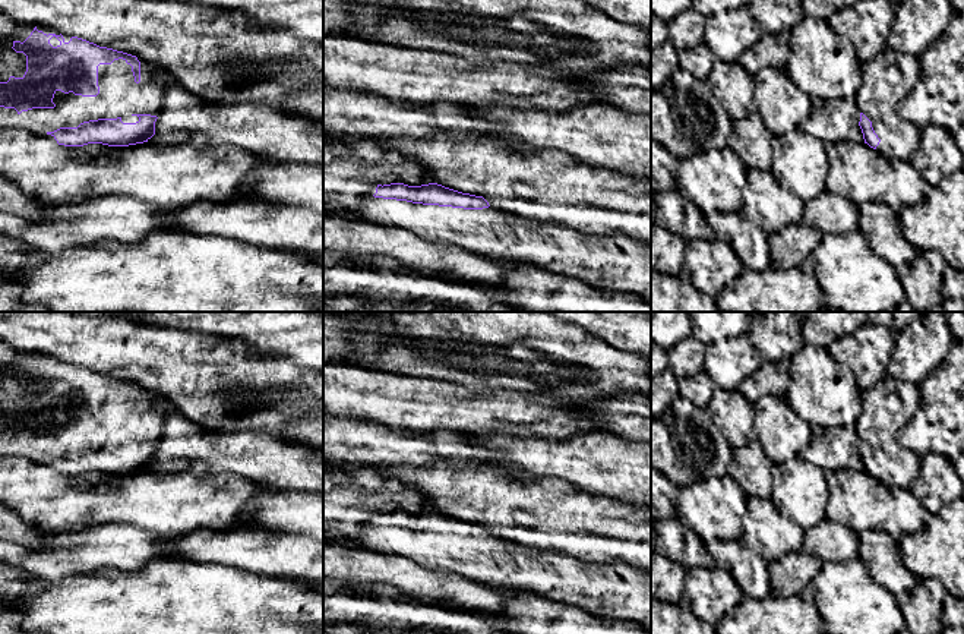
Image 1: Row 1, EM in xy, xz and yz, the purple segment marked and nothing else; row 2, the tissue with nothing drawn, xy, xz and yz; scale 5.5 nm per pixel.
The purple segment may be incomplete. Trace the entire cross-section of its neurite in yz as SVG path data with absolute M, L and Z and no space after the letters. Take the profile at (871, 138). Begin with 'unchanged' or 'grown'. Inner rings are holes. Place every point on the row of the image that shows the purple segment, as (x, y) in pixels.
grown; M886 48L884 53L862 63L862 83L856 94L856 107L860 111L859 126L865 143L881 152L888 160L911 161L920 148L920 129L901 119L898 104L914 89L920 79L920 61L913 54Z

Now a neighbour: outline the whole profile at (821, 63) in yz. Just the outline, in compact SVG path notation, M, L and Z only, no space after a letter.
M805 16L788 37L786 72L793 83L810 98L837 100L857 94L862 83L862 63L851 41L837 34L826 19Z

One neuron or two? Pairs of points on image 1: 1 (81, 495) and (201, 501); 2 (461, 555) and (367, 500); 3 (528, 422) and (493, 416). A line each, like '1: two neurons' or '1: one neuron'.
1: one neuron
2: two neurons
3: one neuron

